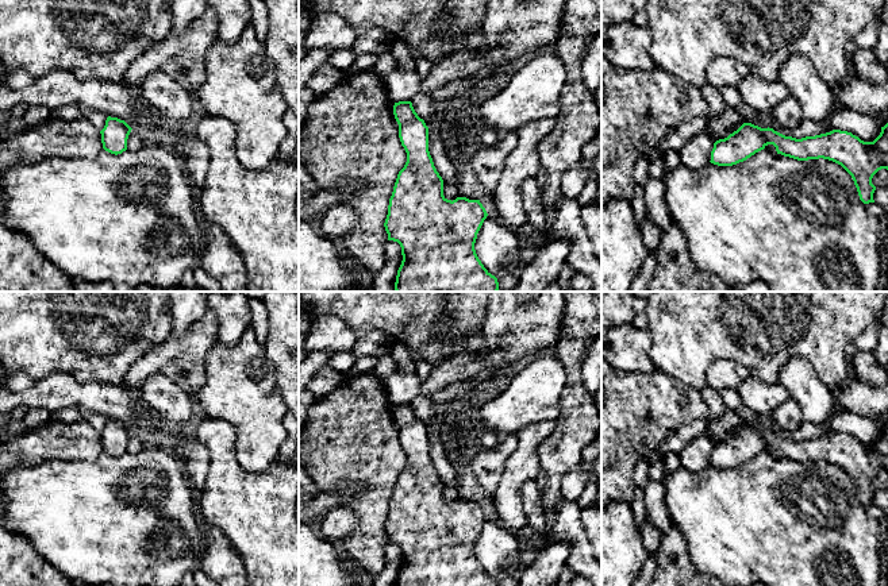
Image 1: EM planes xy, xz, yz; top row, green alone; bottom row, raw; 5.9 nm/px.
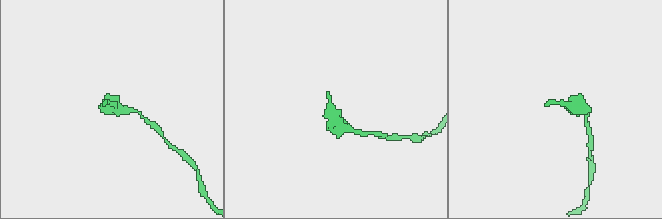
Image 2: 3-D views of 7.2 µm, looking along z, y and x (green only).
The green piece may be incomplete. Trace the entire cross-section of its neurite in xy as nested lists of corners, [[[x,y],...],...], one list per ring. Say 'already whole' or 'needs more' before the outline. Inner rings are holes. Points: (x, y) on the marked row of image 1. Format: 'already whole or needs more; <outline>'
already whole; [[[108,116],[104,128],[100,131],[103,149],[115,155],[126,151],[131,130],[124,120]]]

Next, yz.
already whole; [[[743,123],[727,138],[714,143],[710,162],[718,166],[733,166],[768,144],[773,144],[777,154],[797,161],[823,158],[841,165],[852,176],[864,204],[874,203],[873,176],[881,169],[888,170],[888,123],[881,127],[880,135],[873,142],[864,142],[852,132],[841,130],[796,139],[769,127],[761,128]]]

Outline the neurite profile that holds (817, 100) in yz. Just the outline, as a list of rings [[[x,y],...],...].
[[[792,53],[779,70],[777,81],[800,105],[804,119],[827,122],[837,107],[837,95],[818,74],[811,61],[799,53]]]

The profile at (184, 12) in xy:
[[[169,0],[172,14],[170,34],[182,34],[207,9],[207,0]]]

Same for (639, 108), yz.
[[[601,55],[601,208],[610,200],[633,196],[638,184],[633,170],[641,155],[649,155],[681,123],[708,113],[710,105],[700,88],[662,68],[626,70]]]

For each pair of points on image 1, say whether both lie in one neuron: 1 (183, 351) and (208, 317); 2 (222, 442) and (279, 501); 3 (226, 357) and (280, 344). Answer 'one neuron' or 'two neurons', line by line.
1: one neuron
2: one neuron
3: two neurons

